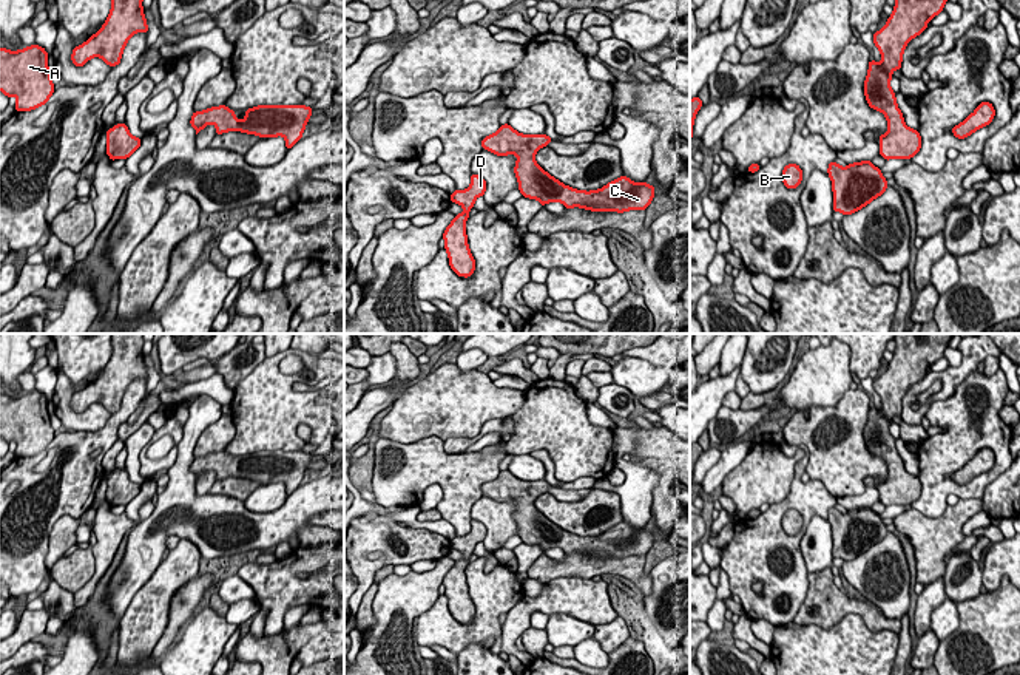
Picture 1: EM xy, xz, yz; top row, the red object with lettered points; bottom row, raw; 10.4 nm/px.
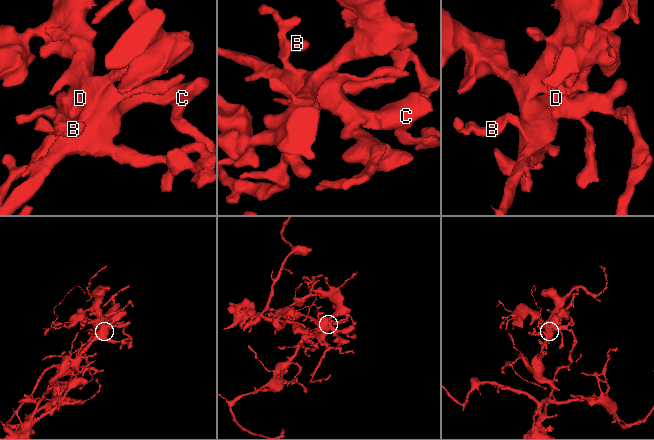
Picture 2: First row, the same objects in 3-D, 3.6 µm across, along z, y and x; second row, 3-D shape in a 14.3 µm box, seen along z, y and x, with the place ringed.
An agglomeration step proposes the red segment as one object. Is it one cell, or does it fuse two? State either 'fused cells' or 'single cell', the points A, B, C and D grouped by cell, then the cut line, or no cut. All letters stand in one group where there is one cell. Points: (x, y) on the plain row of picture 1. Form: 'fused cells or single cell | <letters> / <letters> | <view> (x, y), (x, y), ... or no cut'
single cell | A B C D | no cut

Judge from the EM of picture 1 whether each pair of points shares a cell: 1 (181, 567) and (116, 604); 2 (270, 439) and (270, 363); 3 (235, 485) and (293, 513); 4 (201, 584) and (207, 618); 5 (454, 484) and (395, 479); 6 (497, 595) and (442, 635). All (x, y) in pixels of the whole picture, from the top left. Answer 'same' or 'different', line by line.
1: different
2: same
3: different
4: different
5: same
6: same

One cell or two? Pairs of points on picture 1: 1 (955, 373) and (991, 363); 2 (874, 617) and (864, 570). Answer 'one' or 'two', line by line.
1: two
2: two

